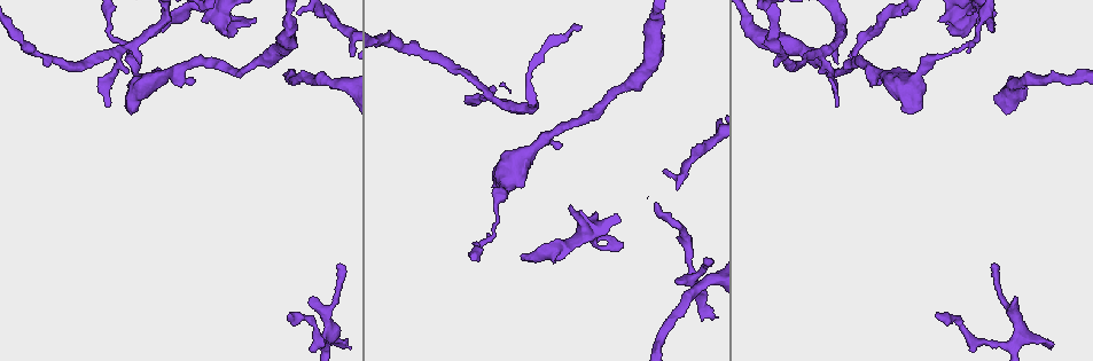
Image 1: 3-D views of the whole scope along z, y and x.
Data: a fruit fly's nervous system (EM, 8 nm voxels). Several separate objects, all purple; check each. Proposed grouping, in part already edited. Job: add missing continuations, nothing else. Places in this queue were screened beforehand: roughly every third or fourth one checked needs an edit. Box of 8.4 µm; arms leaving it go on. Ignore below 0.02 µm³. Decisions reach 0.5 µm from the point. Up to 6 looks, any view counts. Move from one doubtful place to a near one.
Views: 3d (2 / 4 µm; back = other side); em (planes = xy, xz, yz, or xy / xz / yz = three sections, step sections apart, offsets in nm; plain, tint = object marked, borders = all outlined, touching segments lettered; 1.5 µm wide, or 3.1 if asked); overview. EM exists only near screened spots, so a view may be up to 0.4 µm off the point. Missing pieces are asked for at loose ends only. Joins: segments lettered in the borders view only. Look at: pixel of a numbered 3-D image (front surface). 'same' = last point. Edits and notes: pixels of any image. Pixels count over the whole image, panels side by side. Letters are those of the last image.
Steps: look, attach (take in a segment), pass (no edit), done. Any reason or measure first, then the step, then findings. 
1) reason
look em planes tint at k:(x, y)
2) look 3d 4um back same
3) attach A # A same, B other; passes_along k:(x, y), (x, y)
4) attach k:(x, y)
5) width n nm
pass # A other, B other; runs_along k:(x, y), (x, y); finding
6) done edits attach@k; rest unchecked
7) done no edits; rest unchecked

an open end
look 3d 2um at 1:(288, 317)

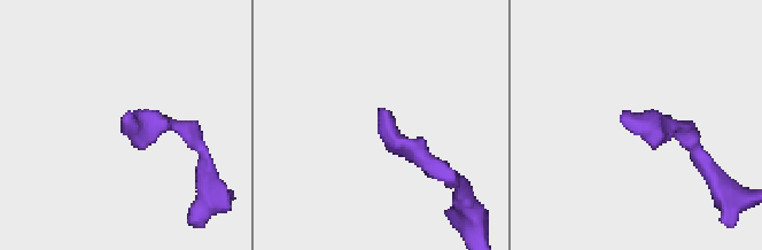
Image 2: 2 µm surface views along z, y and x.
look em planes borders at 2:(123, 119)

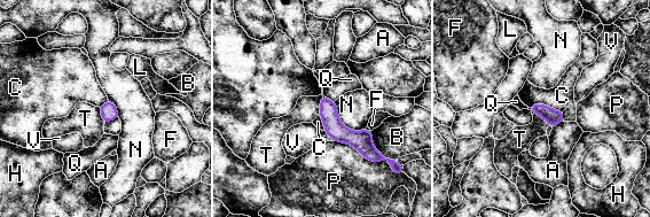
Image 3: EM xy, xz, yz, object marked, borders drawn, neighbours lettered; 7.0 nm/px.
pass # A other, B other, C other, F other, H other, L other, N other, P other, Q other, T other, V other; runs_along 3:(323, 99), (330, 119), (374, 153); none of them fits

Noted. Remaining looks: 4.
branch stops here
look 3d 2um at 1:(922, 105)

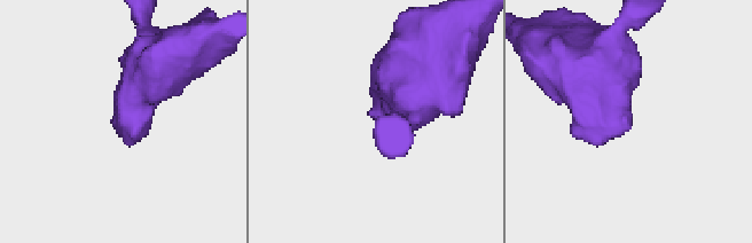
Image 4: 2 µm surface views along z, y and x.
look em xy step 4 borders at 4:(114, 115)

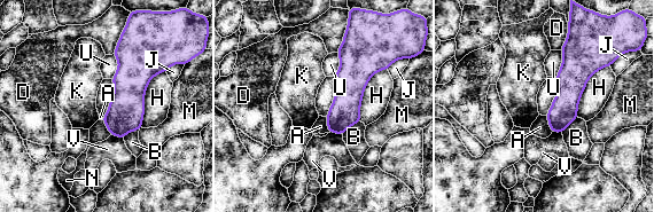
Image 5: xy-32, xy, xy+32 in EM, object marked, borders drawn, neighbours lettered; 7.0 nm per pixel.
pass # A other, B other, D other, H other, J other, K other, M other, N other, U other, V other; border 5:(561, 50), (562, 63), (554, 76); none of them fits

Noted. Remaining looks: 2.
tapers out
look em planes borders at 1:(991, 30)

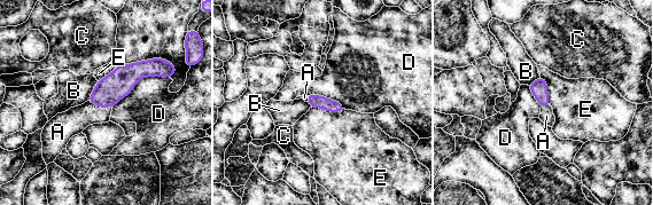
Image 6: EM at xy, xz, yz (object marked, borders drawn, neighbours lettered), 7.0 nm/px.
attach A # A same, B other, C other, D other, E other; passes_along 6:(117, 85), (100, 107), (71, 123); it goes on there

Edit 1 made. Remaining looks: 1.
done edits attach@6; rest unchecked

